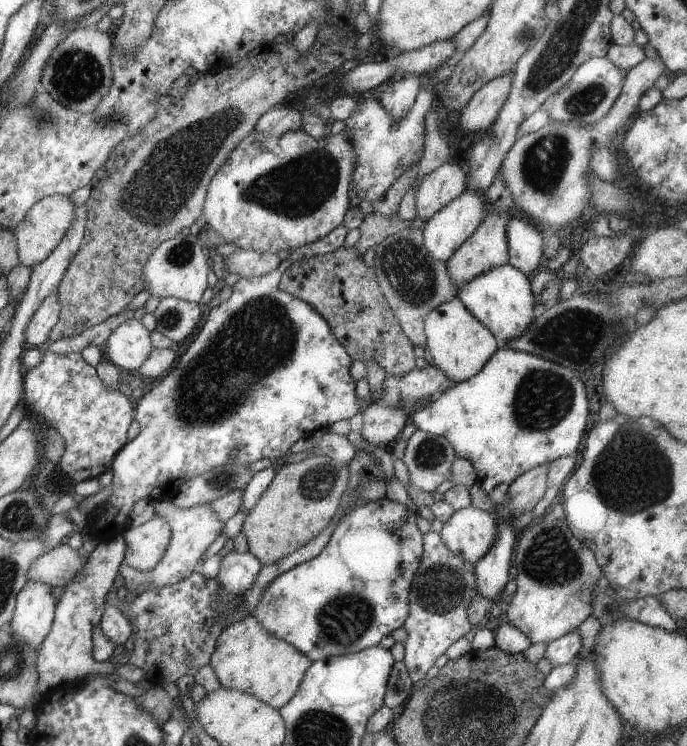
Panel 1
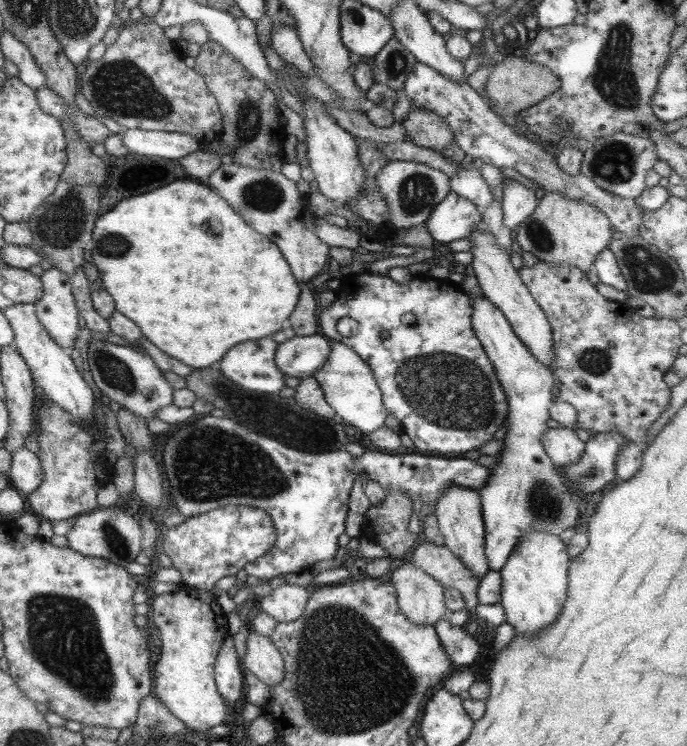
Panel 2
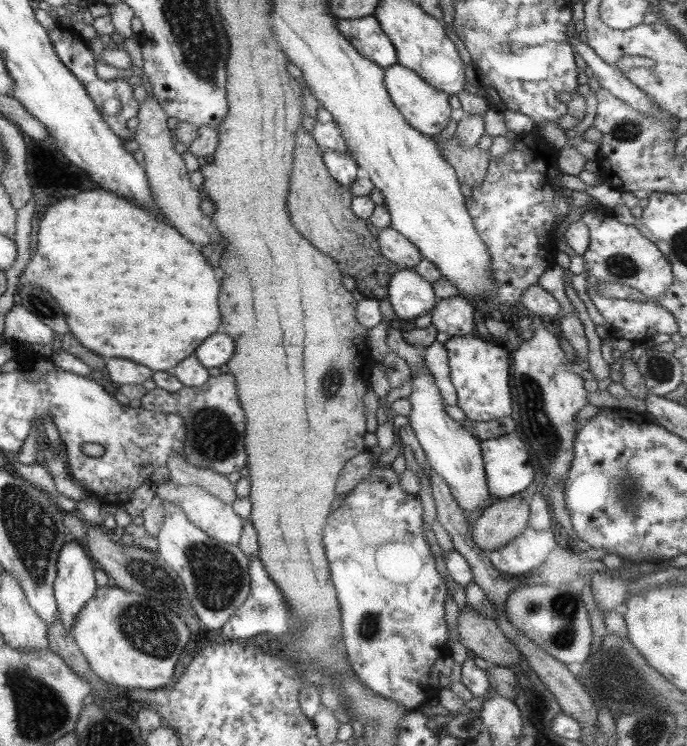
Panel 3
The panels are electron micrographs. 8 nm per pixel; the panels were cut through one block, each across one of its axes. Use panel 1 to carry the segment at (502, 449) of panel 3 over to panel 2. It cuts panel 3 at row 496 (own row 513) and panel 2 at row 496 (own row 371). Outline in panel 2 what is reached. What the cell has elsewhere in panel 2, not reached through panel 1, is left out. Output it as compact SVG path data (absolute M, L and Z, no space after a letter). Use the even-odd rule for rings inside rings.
M471 296L469 300L473 333L493 365L507 402L507 425L502 425L506 427L503 448L497 452L498 461L483 486L475 489L484 524L485 560L489 571L499 571L521 536L531 532L558 536L565 529L574 528L579 511L571 500L573 495L567 492L567 480L541 444L541 433L548 429L546 420L555 395L552 372L537 362L491 301L483 296Z

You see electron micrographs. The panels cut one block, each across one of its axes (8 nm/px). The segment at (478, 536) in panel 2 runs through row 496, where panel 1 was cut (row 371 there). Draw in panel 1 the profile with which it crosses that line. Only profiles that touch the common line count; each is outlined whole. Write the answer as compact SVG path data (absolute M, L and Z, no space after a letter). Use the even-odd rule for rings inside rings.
M455 296L430 310L425 317L425 348L430 352L434 365L453 382L467 380L487 362L498 349L498 341Z

